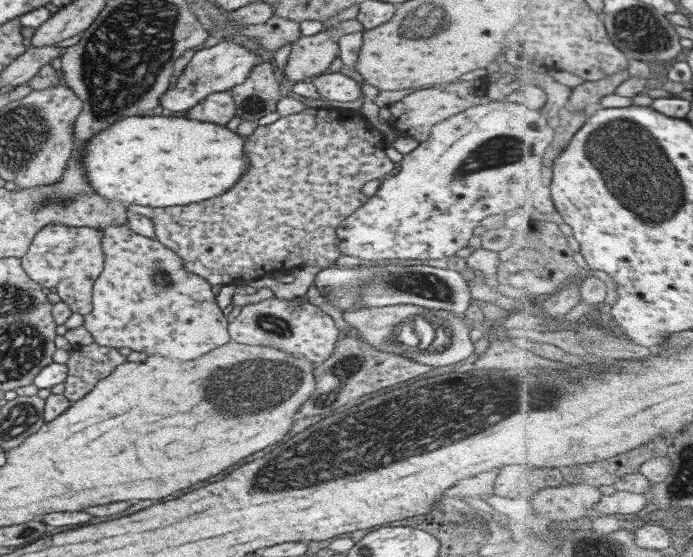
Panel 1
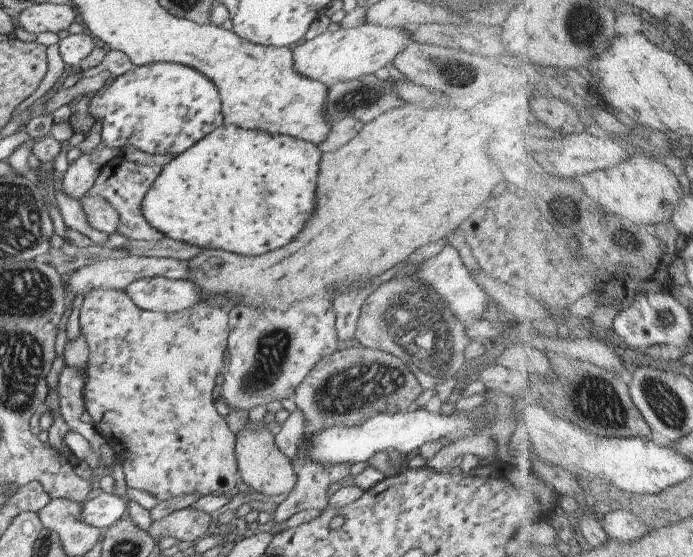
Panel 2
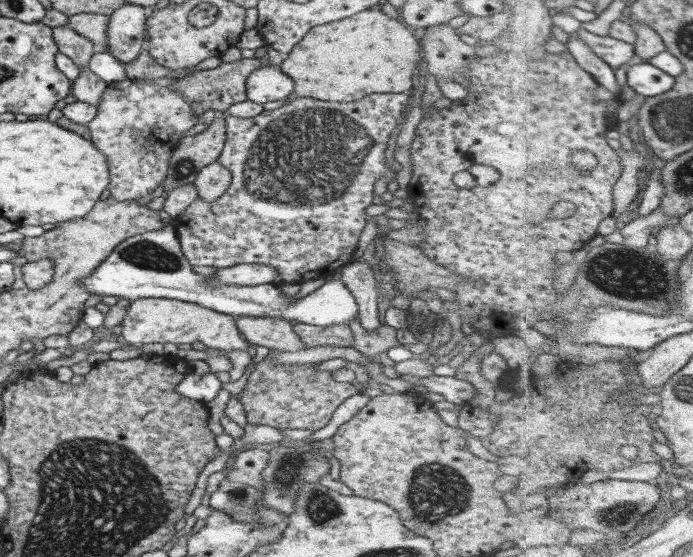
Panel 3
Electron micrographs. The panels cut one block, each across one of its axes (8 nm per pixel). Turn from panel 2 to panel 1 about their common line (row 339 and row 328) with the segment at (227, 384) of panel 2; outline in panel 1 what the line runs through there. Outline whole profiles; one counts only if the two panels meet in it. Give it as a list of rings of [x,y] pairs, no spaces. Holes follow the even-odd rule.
[[[306,295],[294,297],[293,299],[271,297],[241,307],[240,314],[236,316],[234,321],[229,322],[227,327],[231,340],[242,344],[271,346],[292,353],[292,355],[304,356],[316,364],[324,362],[332,356],[332,352],[336,350],[336,342],[343,335],[342,330],[336,327],[332,317],[322,311],[317,303],[311,303]]]

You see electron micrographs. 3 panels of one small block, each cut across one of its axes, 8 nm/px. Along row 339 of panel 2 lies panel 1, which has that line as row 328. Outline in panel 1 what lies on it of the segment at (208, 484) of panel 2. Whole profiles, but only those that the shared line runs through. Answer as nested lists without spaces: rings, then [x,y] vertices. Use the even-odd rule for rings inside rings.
[[[127,224],[108,226],[103,231],[104,268],[92,288],[93,309],[85,314],[83,326],[96,343],[115,349],[131,348],[146,354],[158,354],[189,361],[231,340],[227,316],[216,304],[212,285],[184,267],[184,259],[155,238],[133,232]]]

